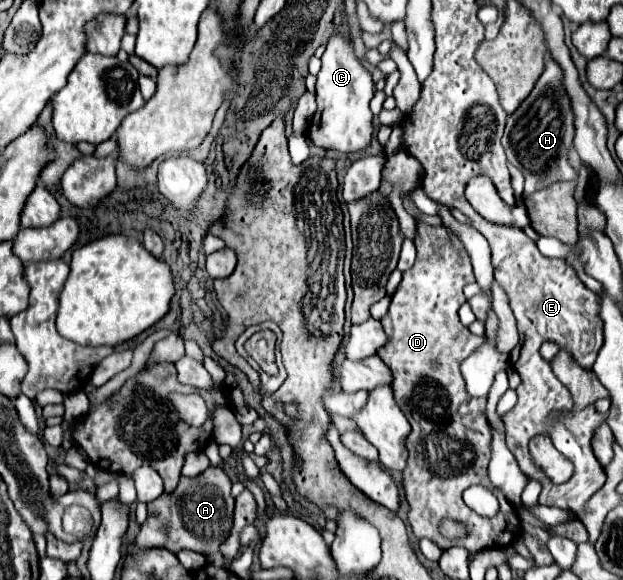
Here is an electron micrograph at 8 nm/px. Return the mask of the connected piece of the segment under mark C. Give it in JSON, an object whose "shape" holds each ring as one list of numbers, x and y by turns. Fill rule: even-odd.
{"shape":[[331,36,325,54,321,56,321,70,317,74,317,112,307,130,311,144,339,150,343,154,359,152,369,146,373,136,373,114,369,102,375,94,371,74,355,56,349,38]]}

